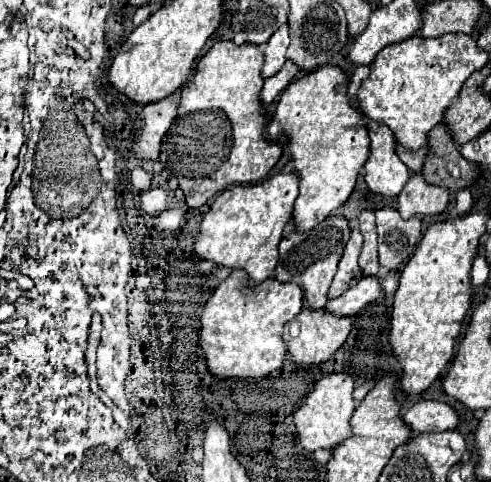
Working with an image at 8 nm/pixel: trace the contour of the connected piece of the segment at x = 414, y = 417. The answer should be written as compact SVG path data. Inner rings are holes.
M421 400L413 404L405 412L403 420L415 432L443 432L443 430L453 430L459 424L455 408L437 400Z

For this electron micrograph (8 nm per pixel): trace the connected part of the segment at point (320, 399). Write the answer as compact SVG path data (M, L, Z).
M333 372L327 374L317 382L317 388L307 396L305 404L295 412L295 426L299 440L305 450L313 452L319 448L335 448L339 442L351 436L351 416L355 410L355 400L353 400L353 378L343 372Z

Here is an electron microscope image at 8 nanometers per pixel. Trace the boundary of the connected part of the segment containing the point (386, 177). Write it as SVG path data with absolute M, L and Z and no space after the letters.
M369 122L367 124L367 130L369 130L369 138L371 138L371 156L365 162L365 182L377 194L383 194L383 196L399 196L401 190L405 188L407 180L411 178L411 170L399 160L399 156L395 152L397 138L395 138L395 134L387 126L377 124L377 122Z

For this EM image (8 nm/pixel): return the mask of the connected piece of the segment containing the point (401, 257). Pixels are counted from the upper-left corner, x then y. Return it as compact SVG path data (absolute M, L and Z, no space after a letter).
M395 206L375 210L379 232L379 264L385 270L395 270L407 262L421 238L421 218L401 218Z

